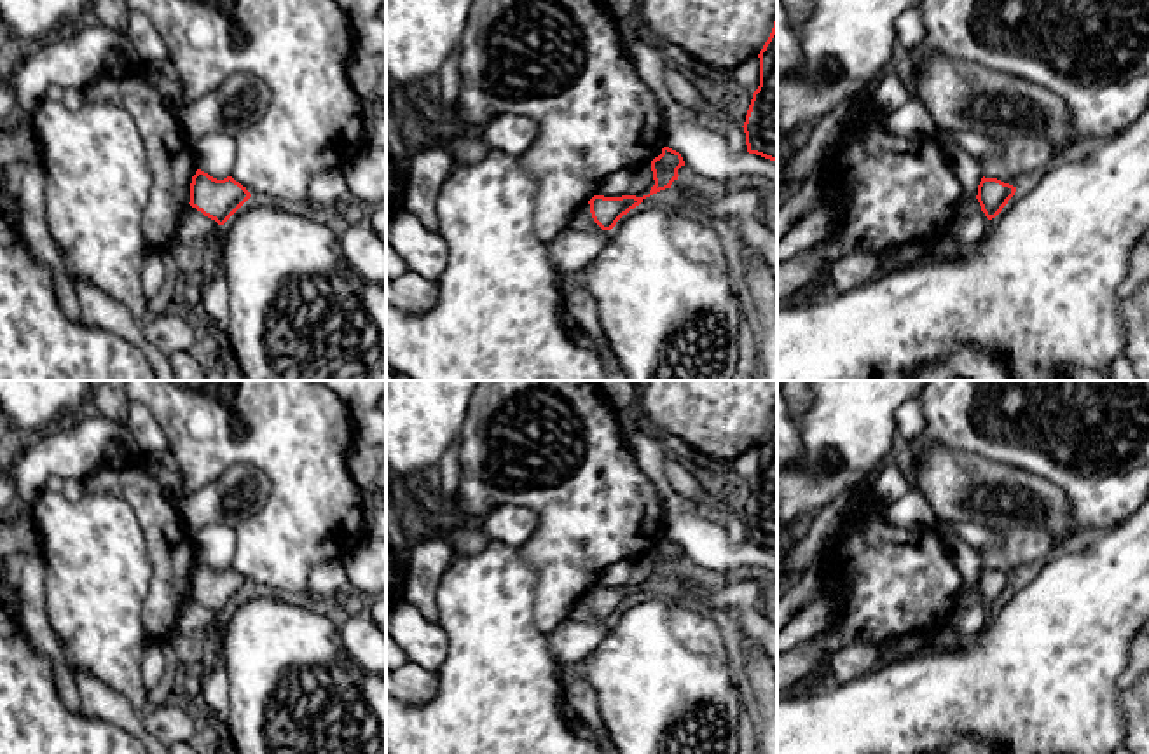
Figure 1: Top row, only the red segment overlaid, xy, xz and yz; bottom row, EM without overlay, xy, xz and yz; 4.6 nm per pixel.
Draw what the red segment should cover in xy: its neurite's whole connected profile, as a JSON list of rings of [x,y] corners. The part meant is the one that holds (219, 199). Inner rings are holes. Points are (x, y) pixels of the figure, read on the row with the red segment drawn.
[[[197,169],[190,183],[190,206],[224,225],[251,194],[232,176],[217,180]]]

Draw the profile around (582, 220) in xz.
[[[588,201],[585,204],[581,204],[571,222],[569,222],[569,229],[573,230],[588,230],[588,232],[599,232],[602,230],[592,218],[592,213],[590,213],[590,204]]]

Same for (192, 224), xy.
[[[189,204],[180,216],[175,241],[189,244],[190,241],[197,237],[217,236],[220,229],[222,225],[204,216],[201,211],[197,211],[196,208]]]

